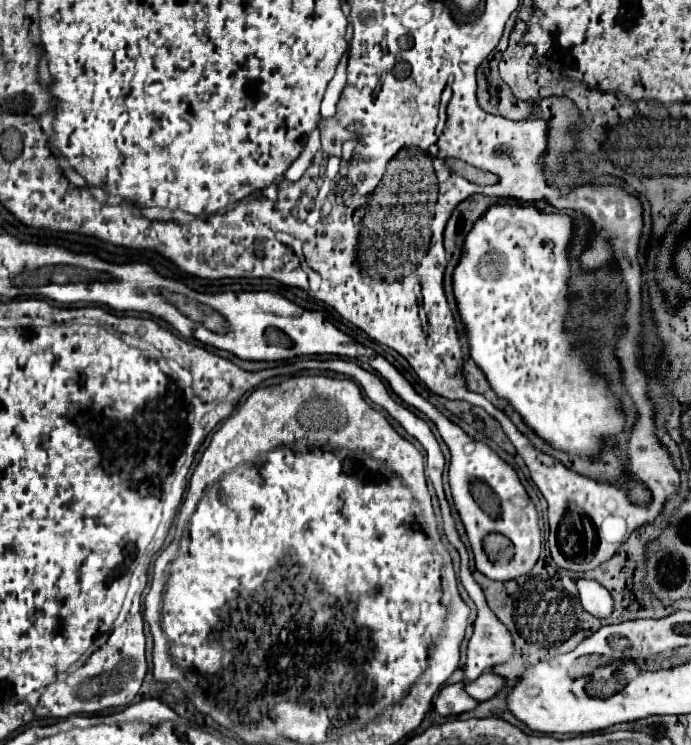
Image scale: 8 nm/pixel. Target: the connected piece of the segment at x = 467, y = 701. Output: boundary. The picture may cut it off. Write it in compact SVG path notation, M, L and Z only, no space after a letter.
M455 683L455 685L445 685L435 701L435 709L441 717L449 717L449 715L461 715L465 711L475 709L477 701L473 701L471 697L465 697L465 691L461 691L463 683Z

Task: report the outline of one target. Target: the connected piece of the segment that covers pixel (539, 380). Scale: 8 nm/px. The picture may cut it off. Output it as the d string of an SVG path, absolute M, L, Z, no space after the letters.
M499 203L495 207L489 207L487 213L475 223L471 235L465 241L463 253L461 253L461 261L453 273L453 291L457 297L457 309L461 315L461 321L465 323L467 329L467 339L471 345L471 355L475 359L475 363L481 367L481 371L485 373L487 381L491 383L491 387L495 389L495 393L505 399L507 403L511 403L521 417L525 419L525 423L535 429L535 433L539 437L543 437L547 443L551 443L555 449L559 451L567 451L567 453L577 453L577 455L587 455L591 459L599 457L603 451L603 441L617 435L623 429L623 415L619 411L619 405L615 399L611 399L611 395L605 395L605 383L595 377L593 373L589 373L587 369L587 361L581 359L579 349L573 349L569 345L569 333L563 327L565 321L565 313L567 313L567 279L569 279L569 259L567 259L567 247L571 243L573 237L573 221L569 215L561 215L561 213L541 213L537 211L533 205L517 205L517 203Z

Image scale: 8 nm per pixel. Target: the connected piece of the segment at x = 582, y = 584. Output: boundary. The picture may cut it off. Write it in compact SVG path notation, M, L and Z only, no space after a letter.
M579 577L575 579L575 585L579 591L579 601L587 613L595 617L609 617L613 613L613 599L601 583L587 577Z

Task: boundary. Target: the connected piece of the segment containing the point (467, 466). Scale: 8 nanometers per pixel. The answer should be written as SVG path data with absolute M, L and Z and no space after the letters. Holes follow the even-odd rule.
M373 357L369 359L369 365L389 383L389 387L393 389L393 393L397 397L401 397L401 401L405 401L407 405L419 409L421 413L425 413L437 427L441 439L447 443L449 451L451 451L451 465L449 465L449 485L451 485L451 495L453 495L453 505L463 521L463 527L465 527L465 533L467 533L467 539L471 543L471 549L473 549L473 555L475 555L475 567L479 573L483 573L485 577L493 579L493 581L511 581L519 575L525 575L533 569L533 565L537 563L539 559L539 551L541 551L541 531L539 531L539 525L537 525L537 509L533 505L533 501L529 499L525 487L521 485L515 469L511 465L507 465L505 461L499 459L499 455L489 449L485 443L477 443L475 445L475 451L471 455L467 455L463 451L463 445L469 443L469 435L463 433L461 427L457 427L455 423L451 423L437 407L433 407L427 399L423 399L421 395L417 395L417 391L411 387L411 383L385 359L385 357ZM477 479L477 481L483 481L487 483L493 493L499 497L499 503L501 503L501 515L497 519L489 517L479 505L477 501L473 499L471 495L471 481ZM491 531L497 531L497 533L505 533L505 537L509 537L513 541L513 549L515 549L515 555L509 563L505 563L503 567L495 567L491 565L491 561L487 559L485 551L483 551L483 537L489 535Z

